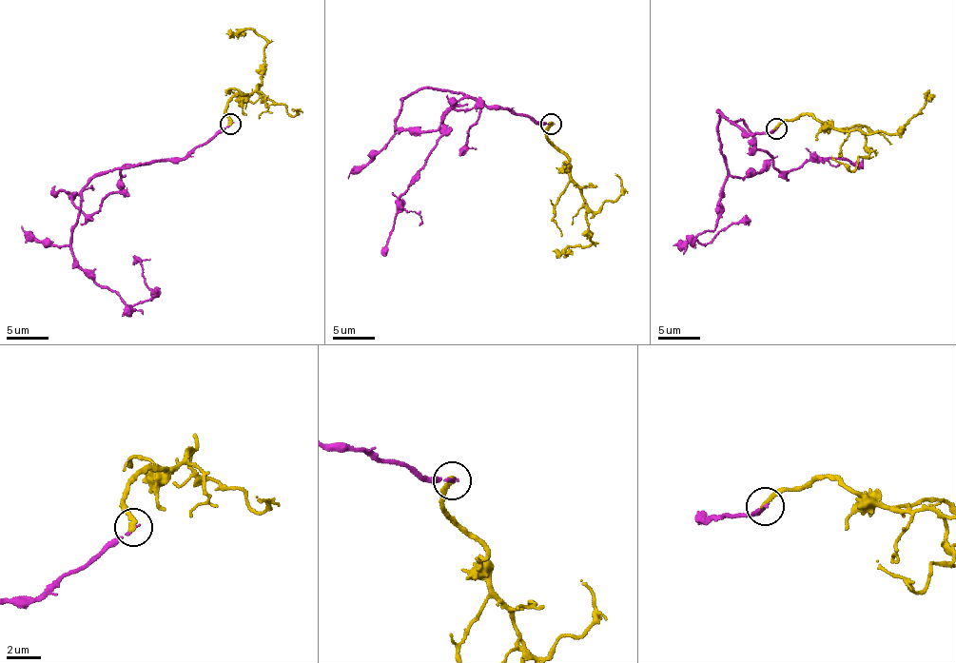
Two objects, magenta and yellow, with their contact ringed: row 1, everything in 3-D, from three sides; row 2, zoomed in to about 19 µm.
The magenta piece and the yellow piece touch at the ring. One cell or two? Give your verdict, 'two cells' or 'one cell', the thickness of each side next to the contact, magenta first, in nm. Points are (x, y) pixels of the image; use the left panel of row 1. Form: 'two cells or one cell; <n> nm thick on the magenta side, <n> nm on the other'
two cells; 200 nm thick on the magenta side, 280 nm on the other

